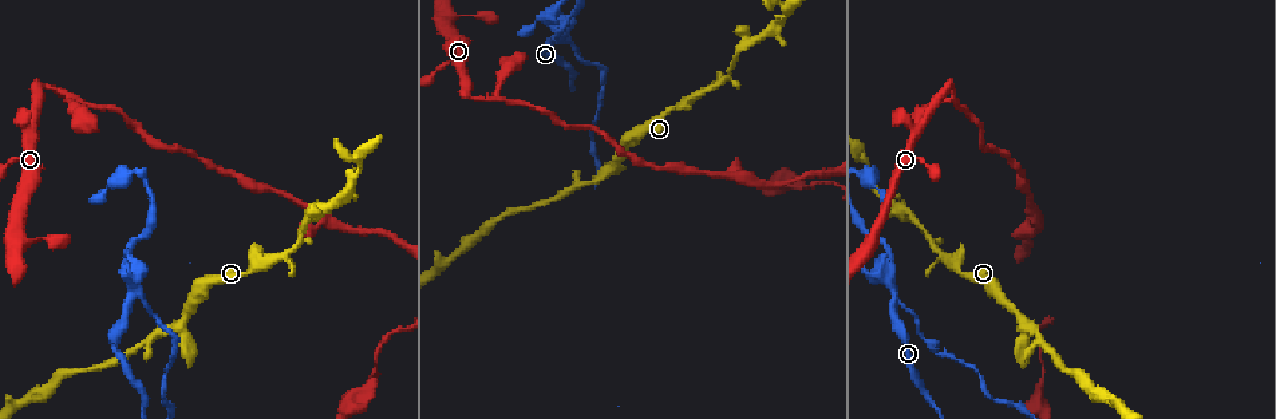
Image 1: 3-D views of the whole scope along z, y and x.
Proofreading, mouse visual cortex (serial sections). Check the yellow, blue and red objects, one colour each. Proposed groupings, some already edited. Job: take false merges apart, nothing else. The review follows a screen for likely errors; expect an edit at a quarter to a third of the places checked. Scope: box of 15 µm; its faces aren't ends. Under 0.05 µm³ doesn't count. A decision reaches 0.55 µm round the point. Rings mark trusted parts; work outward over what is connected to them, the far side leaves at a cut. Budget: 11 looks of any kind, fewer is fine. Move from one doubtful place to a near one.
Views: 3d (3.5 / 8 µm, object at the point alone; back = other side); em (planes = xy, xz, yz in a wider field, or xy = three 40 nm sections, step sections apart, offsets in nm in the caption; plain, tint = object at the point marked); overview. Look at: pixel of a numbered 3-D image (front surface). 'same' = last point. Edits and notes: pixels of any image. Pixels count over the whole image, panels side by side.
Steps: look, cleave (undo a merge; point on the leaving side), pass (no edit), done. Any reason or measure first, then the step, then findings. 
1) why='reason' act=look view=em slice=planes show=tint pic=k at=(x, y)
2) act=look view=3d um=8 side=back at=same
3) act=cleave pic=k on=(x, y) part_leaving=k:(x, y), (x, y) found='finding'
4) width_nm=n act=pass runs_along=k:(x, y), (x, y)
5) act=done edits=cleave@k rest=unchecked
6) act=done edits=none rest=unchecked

act=look view=3d um=3.5 pic=1 at=(465, 90)

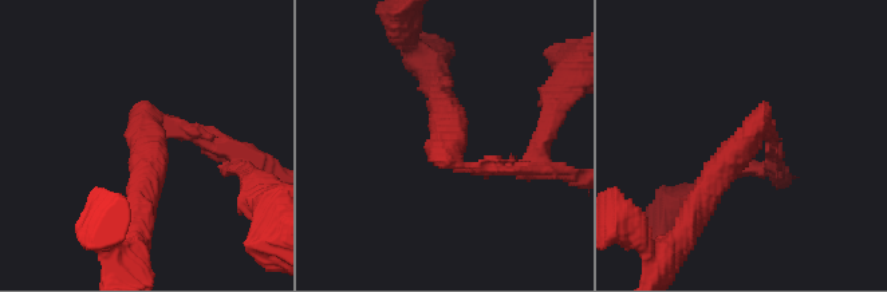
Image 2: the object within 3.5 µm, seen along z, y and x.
arm_widths_nm=150,350 act=look view=em slice=xy step=5 show=tint pic=2 at=(749, 136)

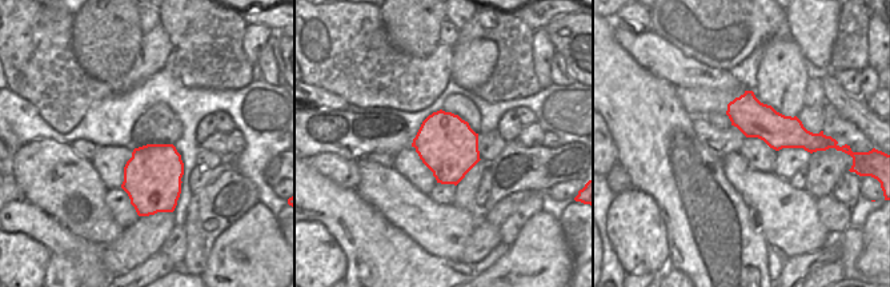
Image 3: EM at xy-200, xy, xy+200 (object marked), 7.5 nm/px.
act=look view=em slice=xy step=1 show=tint at=same

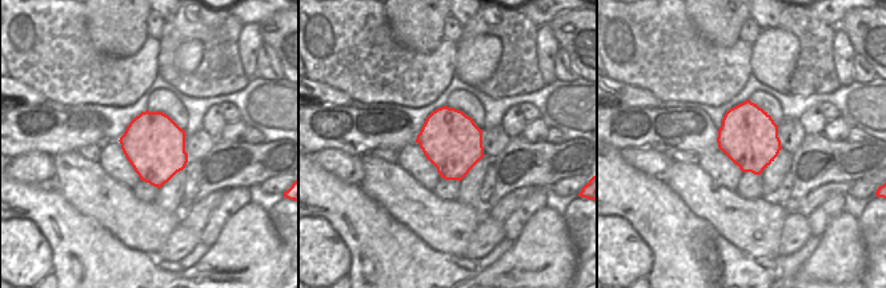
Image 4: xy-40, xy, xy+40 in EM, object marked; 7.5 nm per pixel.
act=cleave pic=2 on=(527, 162) part_leaving=2:(485, 168), (563, 170), (575, 177) found='two cells meet here'

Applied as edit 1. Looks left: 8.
why='side arm on a straight run' act=look view=3d um=3.5 pic=1 at=(135, 294)

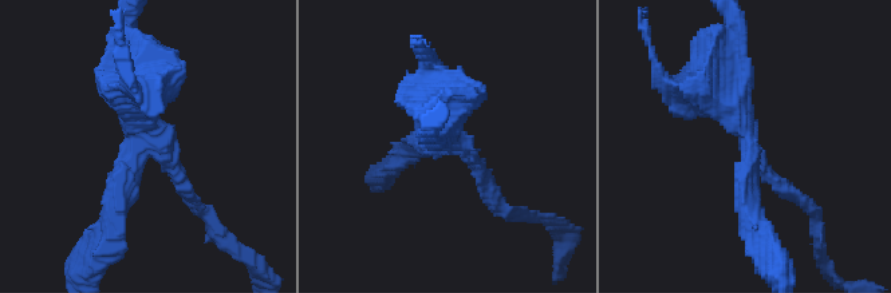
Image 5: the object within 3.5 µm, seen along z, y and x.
why='need the tissue' act=look view=em slice=xy step=1 show=tint pic=5 at=(747, 139)

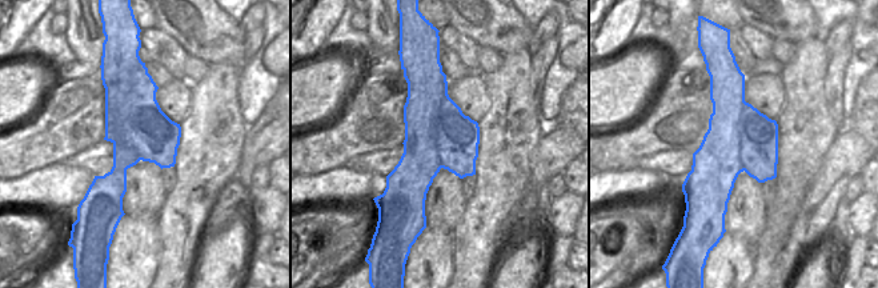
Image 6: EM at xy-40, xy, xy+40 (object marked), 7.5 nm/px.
width_nm=500 act=cleave pic=5 on=(123, 105) found='two cells meet here'

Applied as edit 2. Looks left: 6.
act=look view=overview

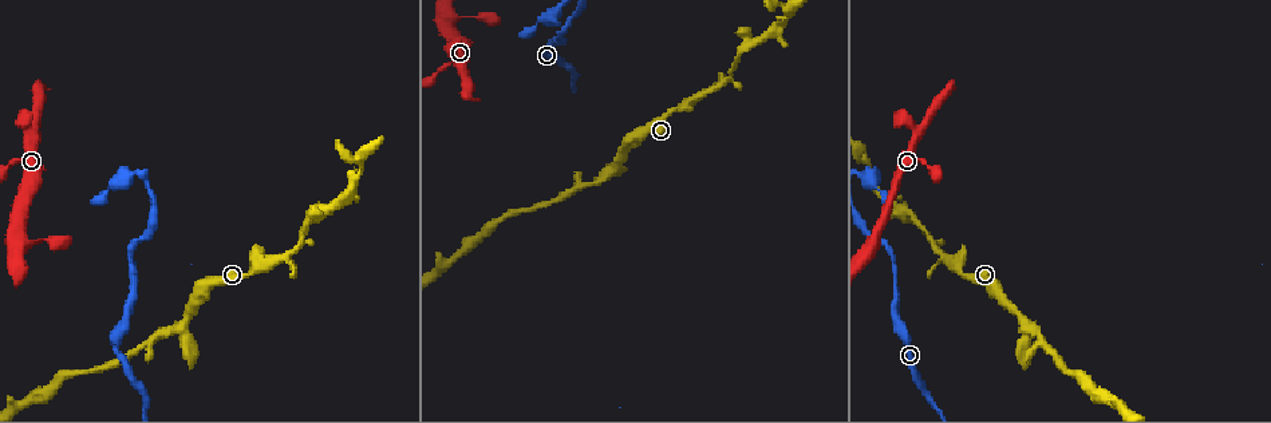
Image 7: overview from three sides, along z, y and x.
why='a fork' act=look view=3d um=8 pic=7 at=(900, 210)

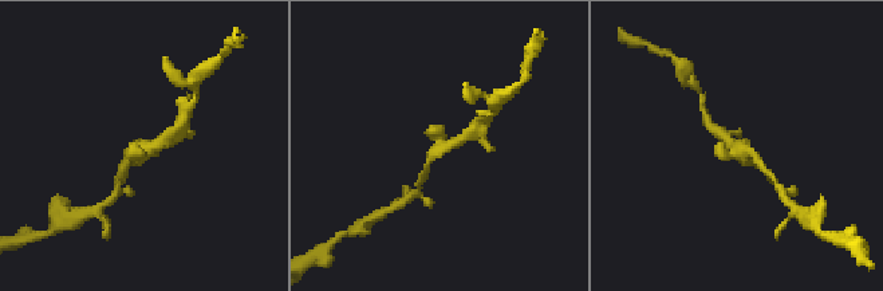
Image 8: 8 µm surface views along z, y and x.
why='closer look' act=look view=3d um=3.5 pic=8 at=(737, 148)

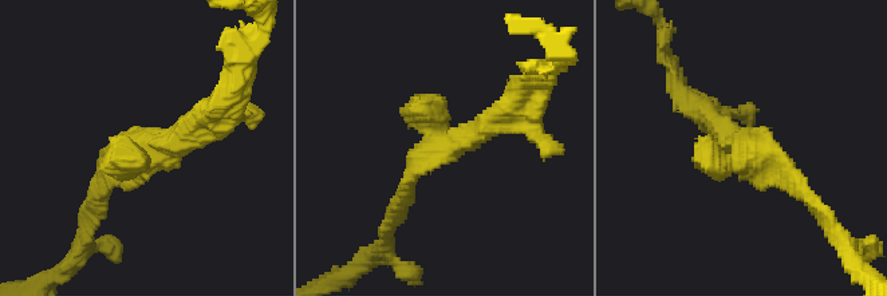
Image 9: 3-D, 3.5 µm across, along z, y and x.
act=look view=em slice=xy step=5 show=tint pic=9 at=(438, 147)

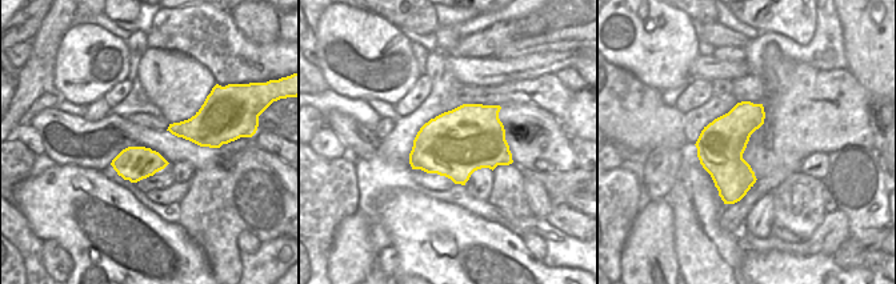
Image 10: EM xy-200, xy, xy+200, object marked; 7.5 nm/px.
width_nm=500 act=pass runs_along=9:(394, 208), (424, 156), (505, 111) found='one cell here'

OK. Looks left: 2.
why='a narrow waist' act=look view=3d um=3.5 pic=7 at=(878, 190)

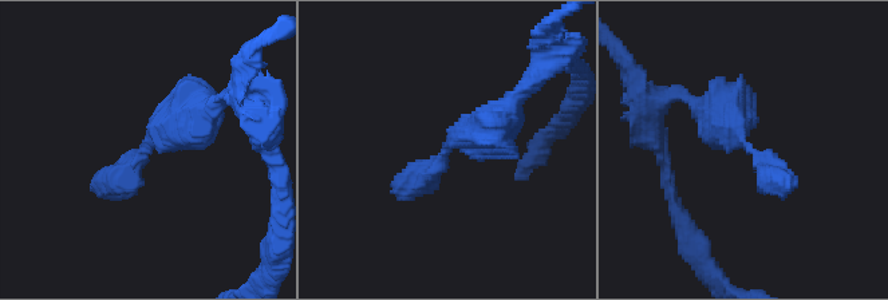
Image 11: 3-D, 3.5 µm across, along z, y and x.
act=look view=em slice=xy step=1 show=tint pic=11 at=(751, 148)

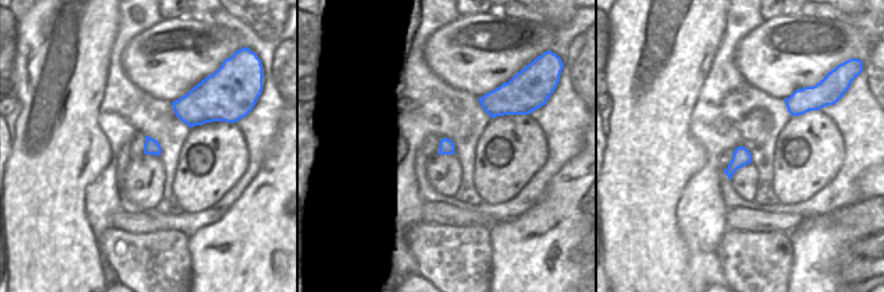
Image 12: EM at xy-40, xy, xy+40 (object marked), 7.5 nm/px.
act=pass runs_along=11:(505, 113), (390, 192) found='continuous, no second cell'

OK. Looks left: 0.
act=done edits=cleave@2,cleave@5 rest=unchecked

